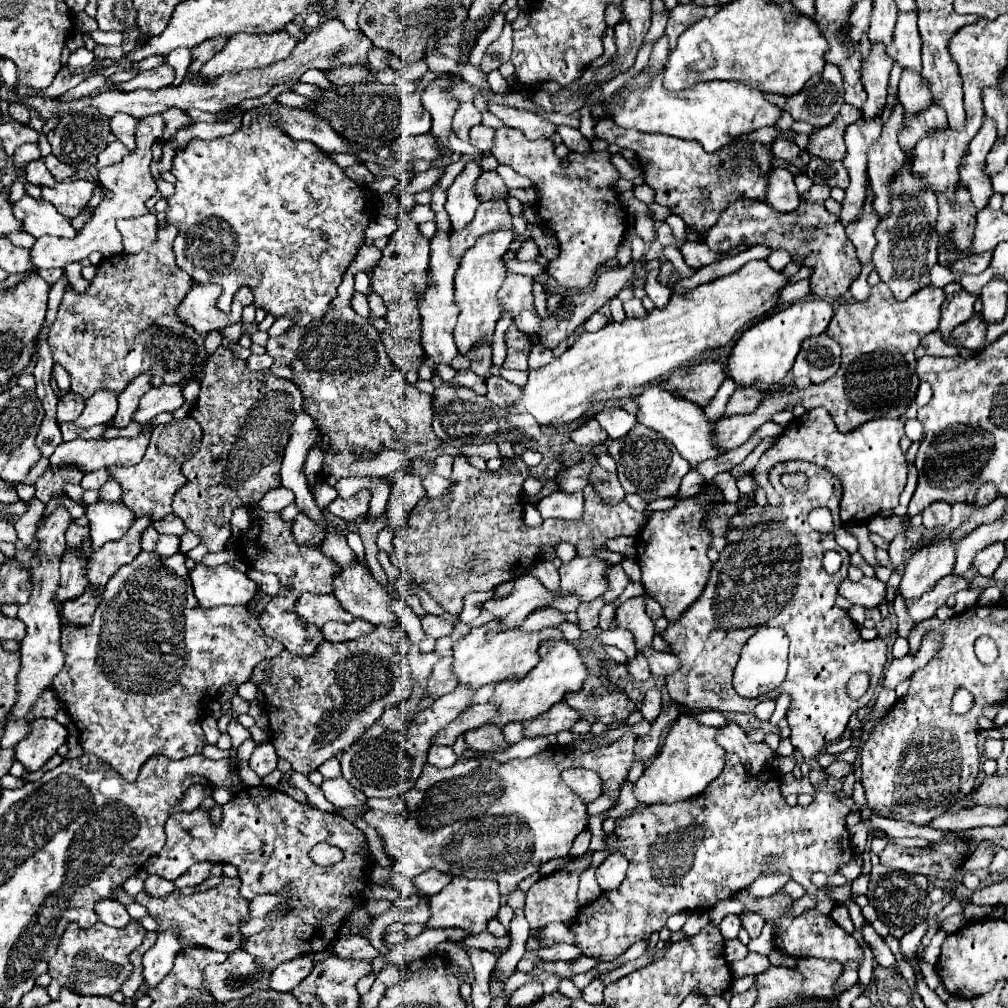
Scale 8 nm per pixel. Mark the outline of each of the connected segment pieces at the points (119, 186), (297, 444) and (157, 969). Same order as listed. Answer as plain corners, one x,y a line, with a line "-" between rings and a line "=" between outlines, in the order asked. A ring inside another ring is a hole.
160,114
146,116
144,120
138,120
136,124
136,148
130,150
128,156
122,158
122,162
102,168
98,174
98,182
106,188
106,198
98,204
94,216
86,226
80,230
80,234
72,240
54,238
54,236
42,236
34,242
30,248
30,260
36,264
36,268
64,268
70,262
80,262
82,258
90,256
90,252
102,252
104,256
116,256
122,252
120,234
116,230
116,218
134,218
148,212
144,202
156,192
154,178
150,174
150,146
162,138
164,130
164,118
=
298,414
292,422
290,440
284,448
284,462
282,462
282,486
294,492
298,510
310,518
322,518
320,508
316,506
304,476
304,460
310,448
316,444
316,440
318,440
316,422
308,414
=
164,932
164,936
158,936
156,944
142,956
142,964
144,964
142,990
144,992
160,984
160,980
170,972
172,960
176,958
178,952
180,952
180,946
176,940
176,932

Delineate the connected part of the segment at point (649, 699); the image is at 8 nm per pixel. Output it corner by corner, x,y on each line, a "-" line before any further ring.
648,690
646,696
644,696
644,700
638,706
638,710
642,712
642,718
648,720
650,724
658,718
660,708
662,708
660,706
660,690

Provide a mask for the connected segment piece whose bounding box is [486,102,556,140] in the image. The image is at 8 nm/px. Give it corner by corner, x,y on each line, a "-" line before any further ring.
488,102
486,110
490,114
494,114
496,118
500,118
504,126
518,128
520,132
524,132
524,136
528,140
550,138
550,136
556,134
554,124
550,124
548,120
544,120
544,118
532,114
532,112
524,112
524,110
518,110
518,108
506,106
506,104
494,104
494,102

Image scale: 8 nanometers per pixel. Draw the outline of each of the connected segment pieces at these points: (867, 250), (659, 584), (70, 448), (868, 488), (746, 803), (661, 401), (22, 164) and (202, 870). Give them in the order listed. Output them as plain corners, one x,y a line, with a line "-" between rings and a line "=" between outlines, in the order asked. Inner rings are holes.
868,186
868,196
866,196
866,202
864,202
864,208
862,208
858,220
848,224
848,228
846,228
846,236
854,244
856,254
862,264
868,264
872,260
872,250
876,248
874,228
878,226
880,220
878,220
876,210
872,208
872,202
874,202
874,192
=
706,484
698,496
682,500
670,510
652,512
640,536
636,538
644,590
664,608
668,622
676,622
704,592
712,570
712,562
706,554
712,542
712,532
704,526
704,518
710,508
720,502
724,502
722,492
716,486
=
144,424
134,438
76,438
72,442
62,442
50,456
50,464
76,464
78,468
84,468
84,472
108,468
112,464
134,466
142,460
152,430
150,424
=
814,408
794,418
778,440
762,454
754,468
754,478
760,488
764,488
770,506
780,506
782,498
776,494
768,482
768,470
776,462
784,460
812,460
814,464
828,468
834,476
844,480
844,496
840,502
840,518
844,524
866,524
882,510
892,510
898,506
900,492
906,486
906,458
900,450
900,438
904,436
904,424
900,420
878,418
850,432
836,430
834,420
824,408
=
726,754
722,774
712,784
708,784
702,796
676,804
652,804
620,818
614,830
614,836
618,838
614,850
624,854
630,862
626,878
616,890
602,892
598,900
580,908
570,928
576,938
574,946
580,948
584,956
612,962
620,954
624,954
634,942
644,940
652,932
658,932
662,926
666,926
666,920
672,914
704,912
712,908
718,900
734,896
742,890
742,886
748,886
750,882
754,882
754,878
768,870
792,876
792,880
800,882
808,894
818,896
816,909
829,915
834,908
834,900
810,882
810,874
836,874
838,866
852,858
850,834
846,830
844,812
848,814
848,808
832,792
818,792
810,806
788,806
780,792
780,780
774,778
773,771
750,776
736,754
-
766,858
770,860
770,868
760,866
=
660,386
646,388
642,394
638,394
634,398
634,402
638,406
638,412
636,412
638,422
652,428
652,430
656,430
656,432
660,432
662,436
666,436
676,446
680,456
690,462
690,466
696,466
698,462
708,460
708,458
716,458
720,454
716,450
716,446
712,444
714,424
704,418
700,406
696,406
688,400
678,400
672,394
664,392
=
38,143
21,145
14,153
15,167
19,170
23,170
30,161
38,160
41,157
=
198,862
194,866
188,868
188,872
184,872
180,878
174,880
176,888
182,890
182,888
188,888
188,886
196,886
200,882
204,882
208,876
210,876
210,868
212,864
210,862

